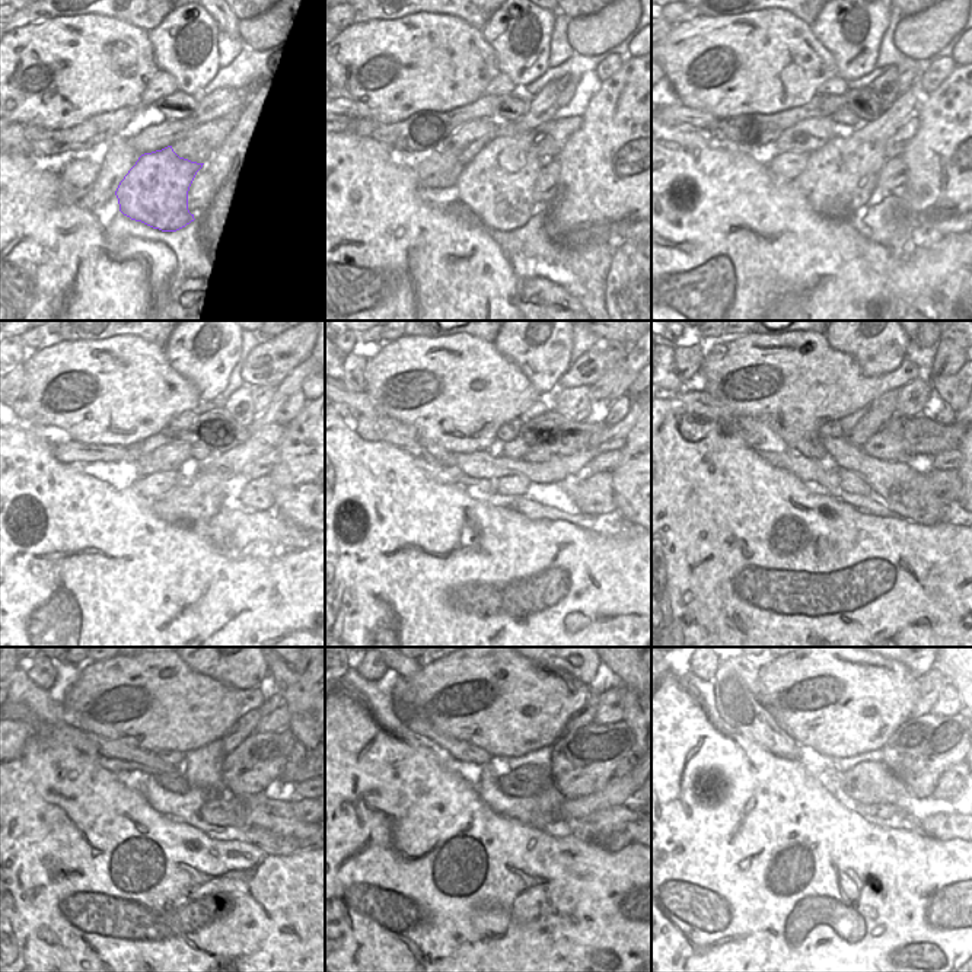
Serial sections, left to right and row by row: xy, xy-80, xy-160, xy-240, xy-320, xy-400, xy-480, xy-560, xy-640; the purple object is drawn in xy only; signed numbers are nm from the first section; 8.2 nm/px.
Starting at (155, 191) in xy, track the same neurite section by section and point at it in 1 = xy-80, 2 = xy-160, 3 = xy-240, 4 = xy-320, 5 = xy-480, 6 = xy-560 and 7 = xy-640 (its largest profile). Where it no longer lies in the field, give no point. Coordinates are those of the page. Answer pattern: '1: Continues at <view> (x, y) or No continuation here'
1: Continues at xy-80 (497, 184)
2: Continues at xy-160 (840, 179)
3: Continues at xy-240 (197, 499)
4: Continues at xy-320 (621, 388)
5: No continuation here
6: No continuation here
7: No continuation here.

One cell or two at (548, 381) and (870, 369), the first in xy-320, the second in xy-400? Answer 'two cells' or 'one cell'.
one cell

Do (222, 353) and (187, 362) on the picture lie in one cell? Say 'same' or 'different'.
same

